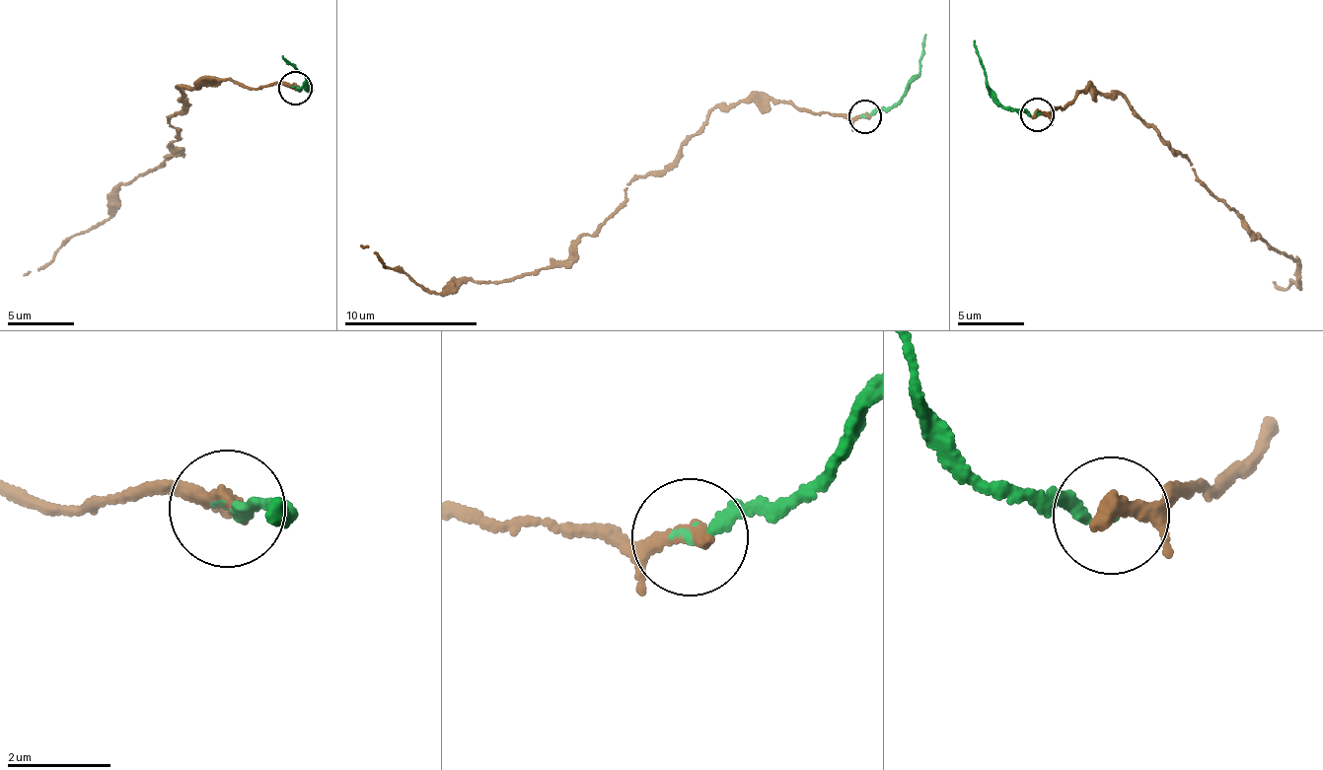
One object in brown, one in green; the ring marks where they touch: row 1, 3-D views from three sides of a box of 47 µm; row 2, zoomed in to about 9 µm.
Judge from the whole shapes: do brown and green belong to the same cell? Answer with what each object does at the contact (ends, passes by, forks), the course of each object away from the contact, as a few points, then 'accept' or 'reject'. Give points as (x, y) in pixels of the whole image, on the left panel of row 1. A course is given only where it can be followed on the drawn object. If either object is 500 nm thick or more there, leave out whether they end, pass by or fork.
brown ends there; green ends there; brown runs (294, 86), (210, 75), (179, 88), (184, 104), (170, 119), (177, 153), (122, 187), (111, 214), (24, 276); green runs (294, 89), (311, 88), (308, 77), (282, 55); accept

